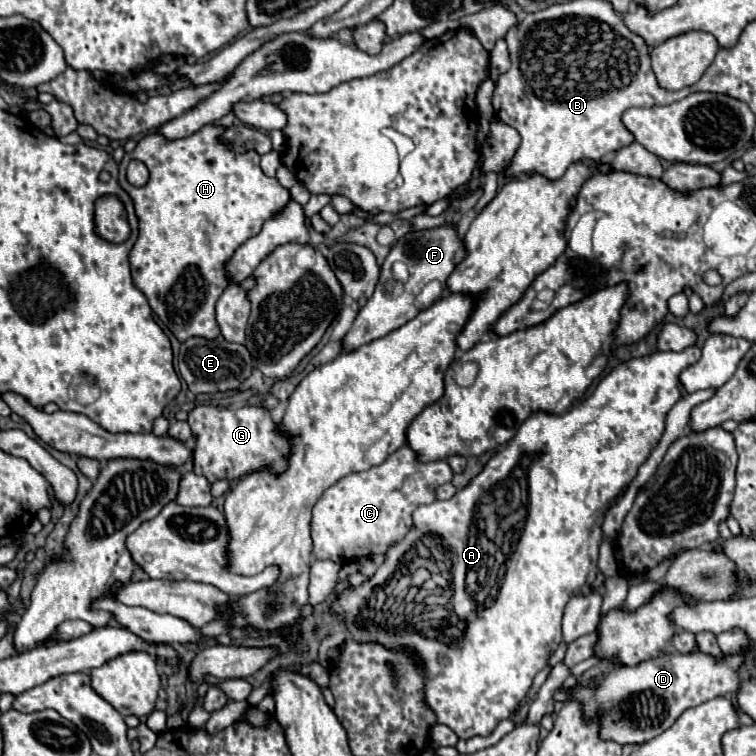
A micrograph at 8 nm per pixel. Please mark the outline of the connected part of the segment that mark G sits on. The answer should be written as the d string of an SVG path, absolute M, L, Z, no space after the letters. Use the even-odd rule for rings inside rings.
M199 405L189 413L189 425L197 437L193 451L195 473L205 475L211 483L217 479L237 479L269 465L273 471L285 469L289 443L283 435L277 435L269 411L263 407L241 407L237 411Z

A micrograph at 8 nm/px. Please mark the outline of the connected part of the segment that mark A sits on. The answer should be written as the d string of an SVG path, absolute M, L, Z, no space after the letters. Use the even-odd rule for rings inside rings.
M697 345L687 347L681 353L653 353L639 359L629 359L621 365L617 365L609 375L605 375L595 391L583 399L579 405L575 405L565 415L549 415L549 413L535 413L531 415L517 431L513 441L507 443L505 449L501 449L487 465L485 469L463 489L457 491L455 497L447 501L433 501L429 505L421 505L413 513L413 529L405 535L405 539L387 551L387 561L381 565L381 569L371 577L371 581L363 583L357 589L345 589L339 593L339 597L331 603L333 611L343 615L343 623L353 639L365 643L385 643L385 647L413 647L417 655L421 655L421 667L425 667L427 685L425 685L425 699L429 707L435 711L437 721L451 727L459 739L469 739L475 735L491 735L493 729L503 721L509 719L519 703L527 697L535 675L549 663L551 653L559 647L563 641L561 635L561 617L567 601L577 595L587 595L591 591L591 583L597 575L597 557L599 557L599 545L603 539L601 521L605 517L605 511L609 505L627 489L627 485L637 475L639 465L647 459L651 449L661 439L661 433L665 429L665 415L667 411L681 399L681 389L677 383L679 373L697 363L701 357L701 349ZM415 575L423 575L423 583L415 583Z

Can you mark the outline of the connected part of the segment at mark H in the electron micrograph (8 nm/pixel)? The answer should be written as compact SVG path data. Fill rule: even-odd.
M205 125L195 135L177 141L165 141L159 133L153 133L143 137L133 153L126 153L119 164L118 182L133 199L135 215L139 219L139 237L129 253L133 285L145 293L151 309L179 341L189 337L215 339L219 335L215 303L227 287L223 267L229 261L229 255L233 255L249 235L257 235L265 219L275 215L291 199L289 191L281 187L277 179L271 179L261 171L259 155L253 155L253 151L233 155L229 147L221 147L221 143L217 143L217 135L221 135L221 131L223 127ZM133 159L145 163L151 173L149 183L143 187L133 187L127 181L126 168Z

